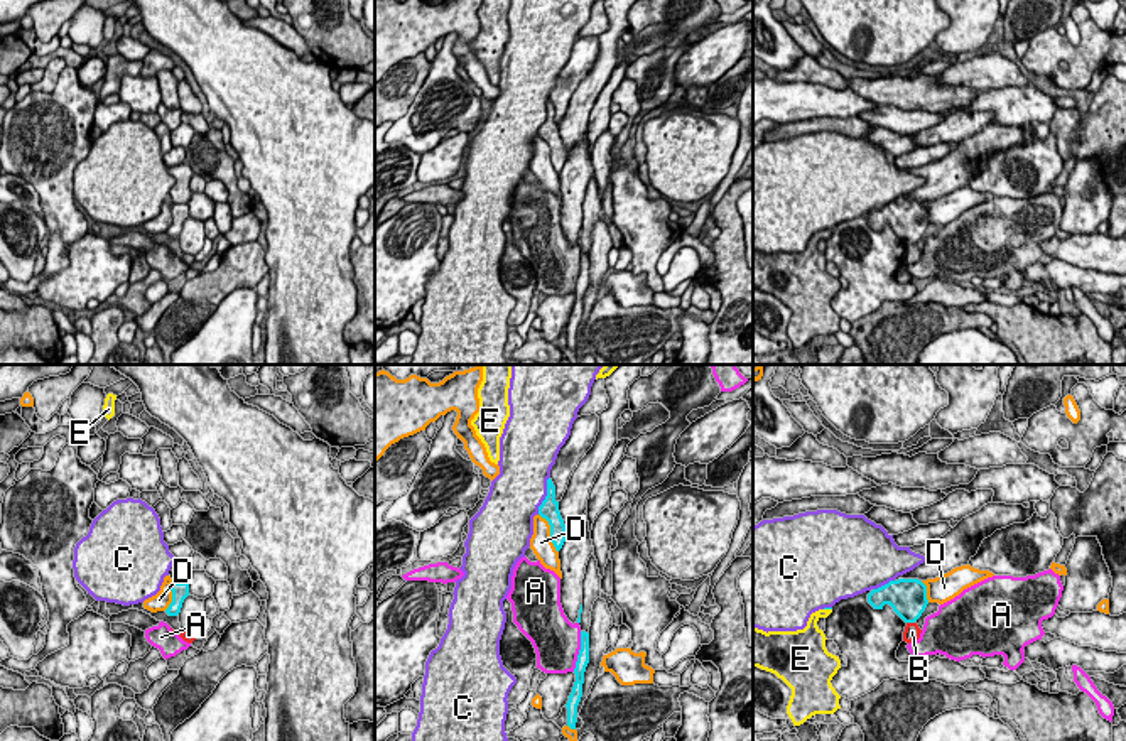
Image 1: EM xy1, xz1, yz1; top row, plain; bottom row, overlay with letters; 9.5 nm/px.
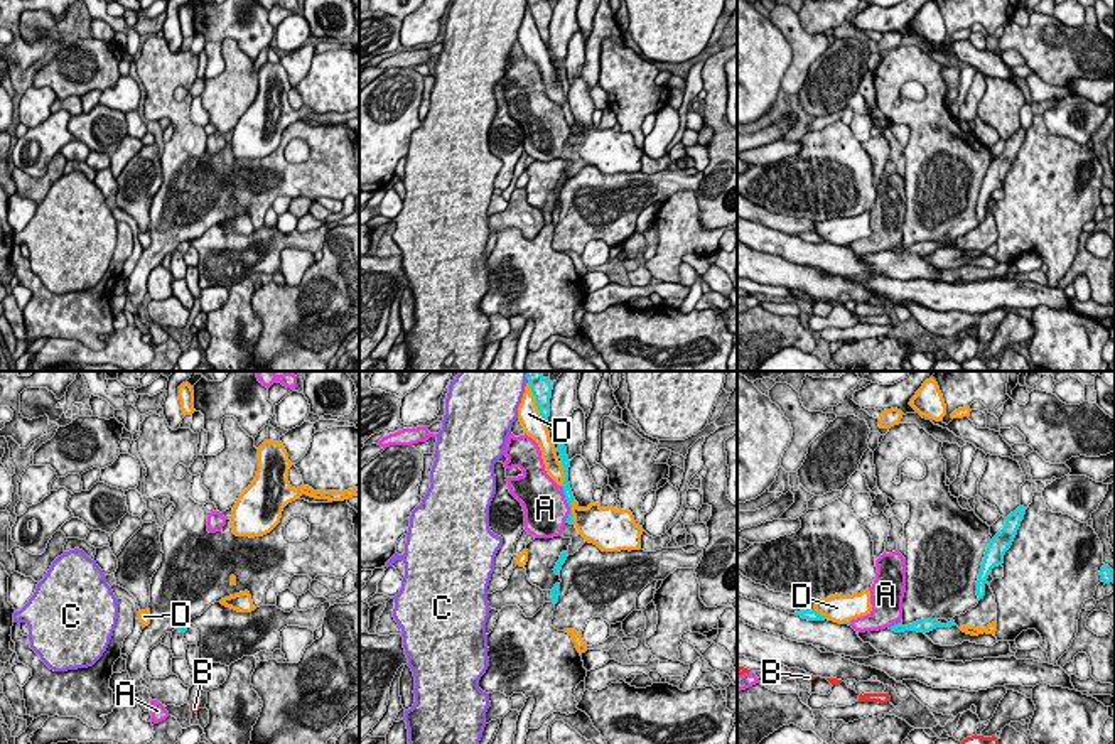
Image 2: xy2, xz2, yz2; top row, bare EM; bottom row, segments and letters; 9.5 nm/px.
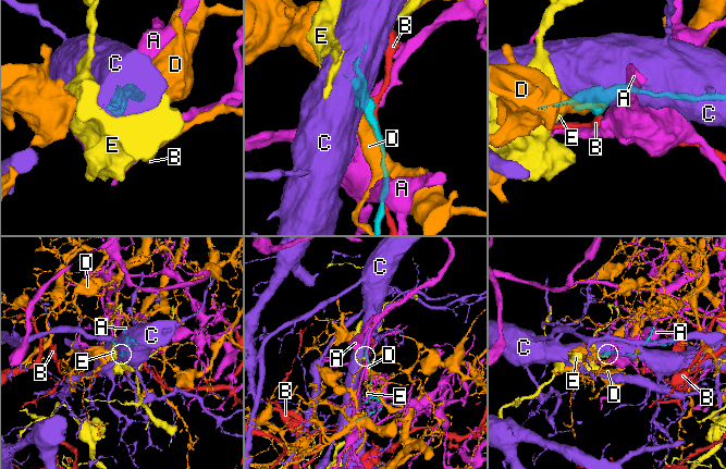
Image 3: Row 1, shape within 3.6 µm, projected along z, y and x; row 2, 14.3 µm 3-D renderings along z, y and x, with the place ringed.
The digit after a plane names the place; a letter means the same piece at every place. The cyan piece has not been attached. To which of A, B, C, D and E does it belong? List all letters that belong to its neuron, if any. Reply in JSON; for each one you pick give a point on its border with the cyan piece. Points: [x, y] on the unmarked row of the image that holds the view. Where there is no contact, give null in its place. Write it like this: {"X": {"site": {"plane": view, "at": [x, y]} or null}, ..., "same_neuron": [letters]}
{"E": {"site": {"plane": "yz1", "at": [828, 230]}}, "same_neuron": ["E"]}

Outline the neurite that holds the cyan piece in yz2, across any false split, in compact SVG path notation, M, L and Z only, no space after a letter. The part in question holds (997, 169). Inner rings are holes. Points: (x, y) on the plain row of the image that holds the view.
M1019 128L1014 135L1010 135L1005 140L1004 150L990 162L983 184L982 184L978 202L977 202L978 223L983 221L985 218L985 206L992 191L1004 186L1004 177L1010 170L1017 157L1017 152L1021 148L1021 143L1024 142L1026 132L1027 130Z

